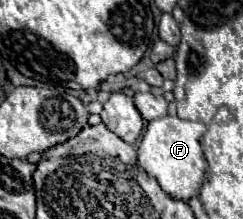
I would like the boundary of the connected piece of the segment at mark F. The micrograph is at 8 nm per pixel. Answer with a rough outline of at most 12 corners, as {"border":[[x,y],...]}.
{"border":[[148,123],[138,163],[188,201],[206,173],[204,123]]}

